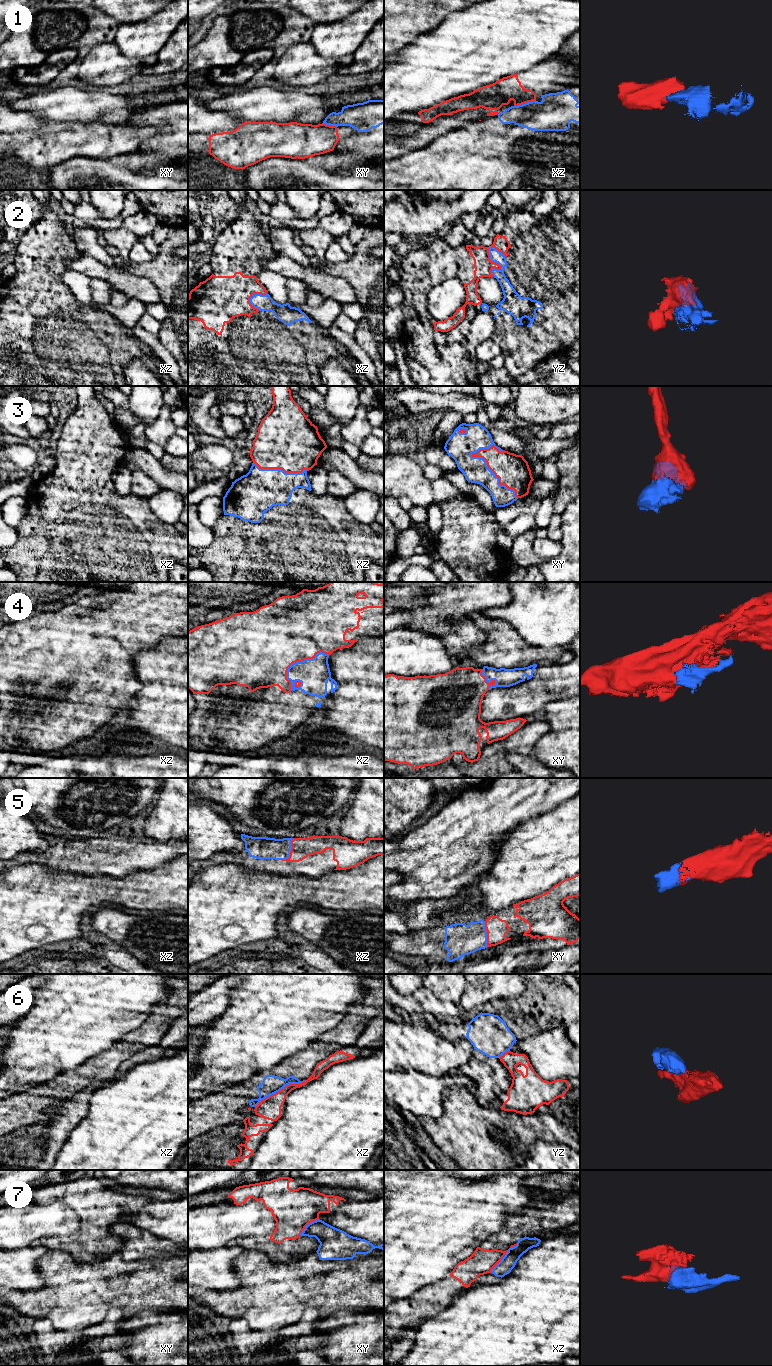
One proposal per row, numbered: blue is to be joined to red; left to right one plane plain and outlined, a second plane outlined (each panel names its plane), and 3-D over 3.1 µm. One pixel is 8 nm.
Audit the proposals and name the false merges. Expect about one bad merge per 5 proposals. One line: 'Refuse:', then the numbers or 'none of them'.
Refuse: 1, 6, 7

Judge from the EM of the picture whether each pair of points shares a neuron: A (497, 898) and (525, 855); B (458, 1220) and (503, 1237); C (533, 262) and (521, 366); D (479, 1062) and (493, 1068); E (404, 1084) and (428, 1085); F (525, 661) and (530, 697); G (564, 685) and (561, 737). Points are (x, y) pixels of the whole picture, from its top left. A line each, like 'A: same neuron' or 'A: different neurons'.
A: same neuron
B: different neurons
C: same neuron
D: same neuron
E: same neuron
F: different neurons
G: different neurons

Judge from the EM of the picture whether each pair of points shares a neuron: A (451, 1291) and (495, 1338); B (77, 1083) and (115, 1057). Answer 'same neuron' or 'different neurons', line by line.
A: different neurons
B: same neuron

